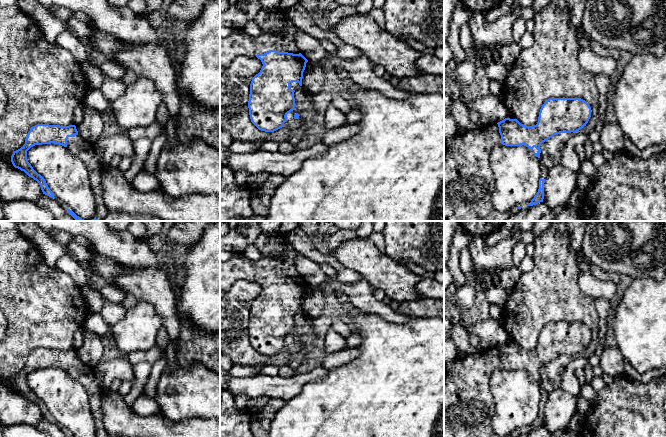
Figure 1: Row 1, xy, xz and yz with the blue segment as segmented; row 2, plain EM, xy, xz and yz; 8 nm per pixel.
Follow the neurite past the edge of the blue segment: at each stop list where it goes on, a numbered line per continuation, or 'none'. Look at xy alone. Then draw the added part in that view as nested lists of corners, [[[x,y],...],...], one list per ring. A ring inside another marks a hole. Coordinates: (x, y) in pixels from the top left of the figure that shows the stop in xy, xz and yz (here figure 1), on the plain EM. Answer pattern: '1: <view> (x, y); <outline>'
1: xy (86, 376); [[[75,359],[68,361],[67,373],[78,380],[87,392],[95,421],[96,437],[109,437],[108,432],[105,430],[102,415],[102,394],[104,390],[98,382],[94,369],[87,367],[79,359]]]

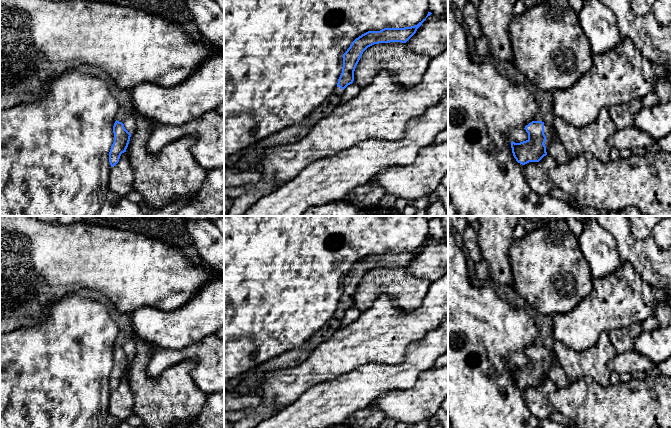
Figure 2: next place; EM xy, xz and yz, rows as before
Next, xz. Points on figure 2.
1: xz (249, 386); [[[336,311],[326,324],[300,347],[290,350],[252,369],[248,377],[229,391],[230,394],[235,397],[257,395],[259,385],[263,381],[265,373],[300,365],[319,344],[327,341],[341,327],[343,317],[343,313]]]

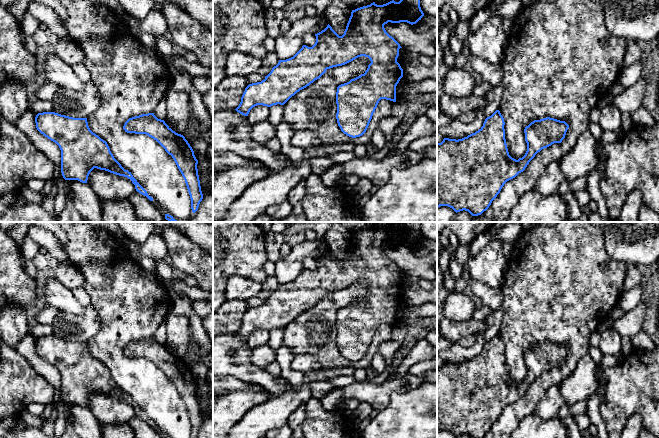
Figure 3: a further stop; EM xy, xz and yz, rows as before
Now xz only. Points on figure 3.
none

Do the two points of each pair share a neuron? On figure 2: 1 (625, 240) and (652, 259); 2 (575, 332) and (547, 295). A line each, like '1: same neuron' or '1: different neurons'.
1: same neuron
2: different neurons

